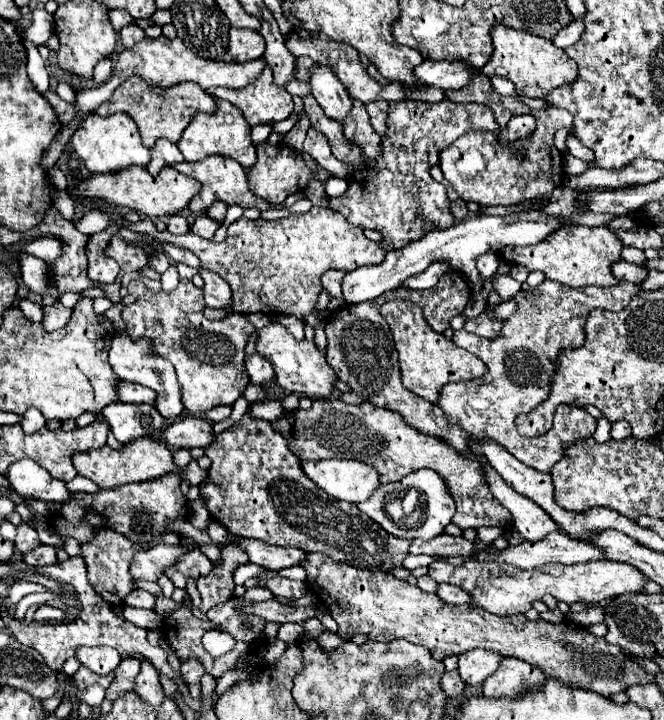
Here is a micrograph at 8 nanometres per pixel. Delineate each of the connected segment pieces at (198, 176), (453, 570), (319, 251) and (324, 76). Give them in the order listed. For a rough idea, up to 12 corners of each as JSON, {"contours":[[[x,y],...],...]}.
{"contours":[[[208,156],[174,168],[202,184],[188,208],[200,216],[214,200],[270,208],[250,192],[236,160]],[[441,561],[428,574],[498,616],[526,614],[546,594],[598,604],[640,592],[624,562],[522,570]],[[318,208],[192,232],[134,232],[192,250],[230,284],[232,312],[316,308],[326,270],[382,264],[386,252],[340,212]],[[314,66],[310,88],[328,118],[344,122],[352,98],[330,68]]]}

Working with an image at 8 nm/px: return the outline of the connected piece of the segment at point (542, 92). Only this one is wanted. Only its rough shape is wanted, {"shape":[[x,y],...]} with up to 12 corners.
{"shape":[[496,24],[482,74],[544,98],[576,80],[552,40]]}

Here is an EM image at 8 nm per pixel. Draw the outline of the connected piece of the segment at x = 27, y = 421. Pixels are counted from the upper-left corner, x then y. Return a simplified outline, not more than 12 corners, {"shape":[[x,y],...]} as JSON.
{"shape":[[28,408],[20,424],[26,432],[46,426],[38,408]]}

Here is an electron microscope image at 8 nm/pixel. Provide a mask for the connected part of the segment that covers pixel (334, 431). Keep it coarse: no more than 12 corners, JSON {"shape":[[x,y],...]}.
{"shape":[[368,402],[272,422],[300,460],[354,458],[382,484],[436,470],[462,530],[510,520],[478,462]]}

